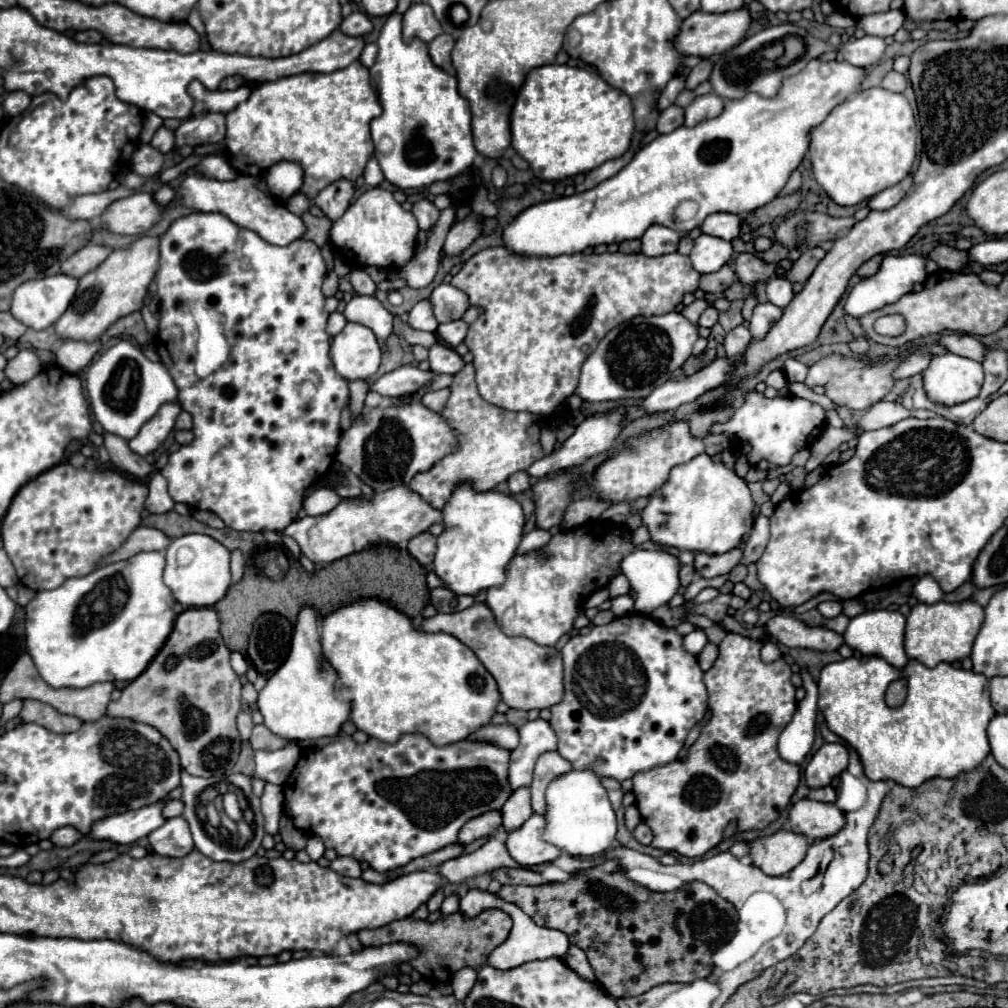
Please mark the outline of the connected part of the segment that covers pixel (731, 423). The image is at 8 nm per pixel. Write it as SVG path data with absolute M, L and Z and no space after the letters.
M751 391L745 395L743 405L733 411L733 417L729 417L729 421L713 423L709 435L725 435L731 441L735 441L737 447L745 443L751 445L751 451L747 453L747 461L751 465L757 465L761 459L767 459L777 467L785 467L799 449L811 447L811 443L819 437L823 427L825 417L821 405L793 395L767 399L763 393Z

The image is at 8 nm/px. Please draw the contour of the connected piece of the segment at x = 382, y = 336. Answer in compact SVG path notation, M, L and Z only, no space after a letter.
M355 295L345 307L345 319L369 327L383 353L387 353L387 339L393 335L393 315L383 307L383 303L369 295Z

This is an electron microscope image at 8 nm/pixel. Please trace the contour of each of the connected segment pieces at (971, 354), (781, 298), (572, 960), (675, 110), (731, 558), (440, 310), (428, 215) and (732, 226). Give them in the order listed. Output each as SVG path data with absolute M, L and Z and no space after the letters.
M959 333L941 335L937 339L937 343L941 347L945 347L949 353L955 353L955 355L961 355L961 357L969 357L969 359L975 359L975 361L983 361L985 345L979 343L971 335L959 335Z
M771 277L767 281L767 299L769 299L769 303L773 303L777 307L787 307L793 299L791 283L783 277Z
M570 945L567 957L565 958L565 963L571 967L581 978L591 981L592 983L597 983L594 971L589 965L587 956L582 949L574 945Z
M671 105L671 107L667 107L665 111L661 111L655 129L657 129L657 133L663 135L663 133L675 131L675 129L681 127L681 125L683 125L683 109L677 107L677 105Z
M743 545L725 553L725 555L705 555L705 553L697 553L695 555L695 573L699 573L705 579L713 579L719 575L727 575L739 561L743 555Z
M441 283L433 289L431 297L429 297L431 305L433 305L433 315L439 323L447 323L447 321L455 321L461 319L463 313L469 307L467 295L461 293L459 289L455 289L449 283Z
M417 201L413 205L413 215L415 215L417 223L419 223L419 229L431 231L437 225L437 219L439 219L441 211L431 201Z
M713 213L701 225L701 231L705 235L713 235L725 241L733 241L739 235L739 229L741 229L741 217L733 213Z

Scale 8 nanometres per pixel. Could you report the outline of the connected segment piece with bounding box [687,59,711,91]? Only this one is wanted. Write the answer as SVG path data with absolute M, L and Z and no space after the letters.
M703 59L697 67L693 67L687 75L687 89L695 89L701 81L707 81L709 79L709 73L711 73L711 61Z

